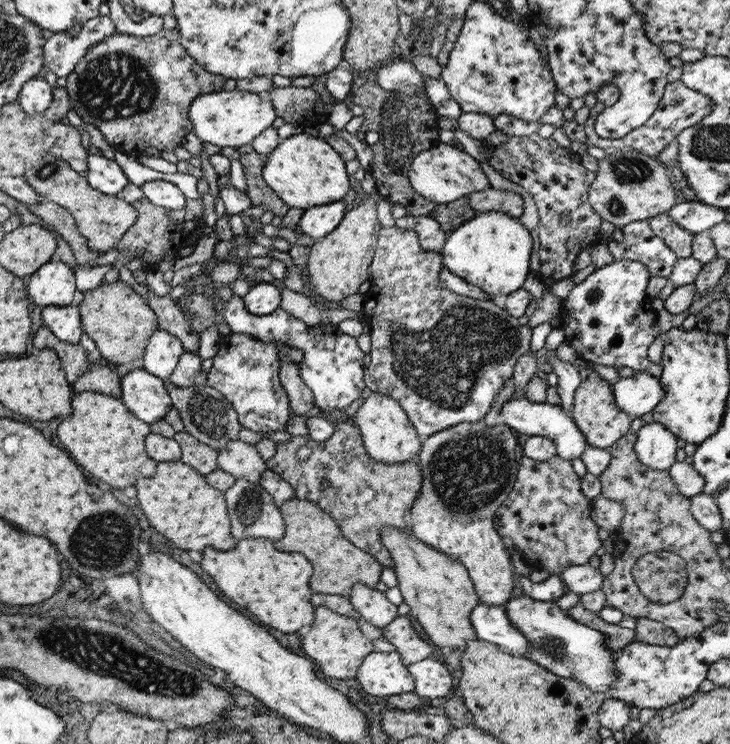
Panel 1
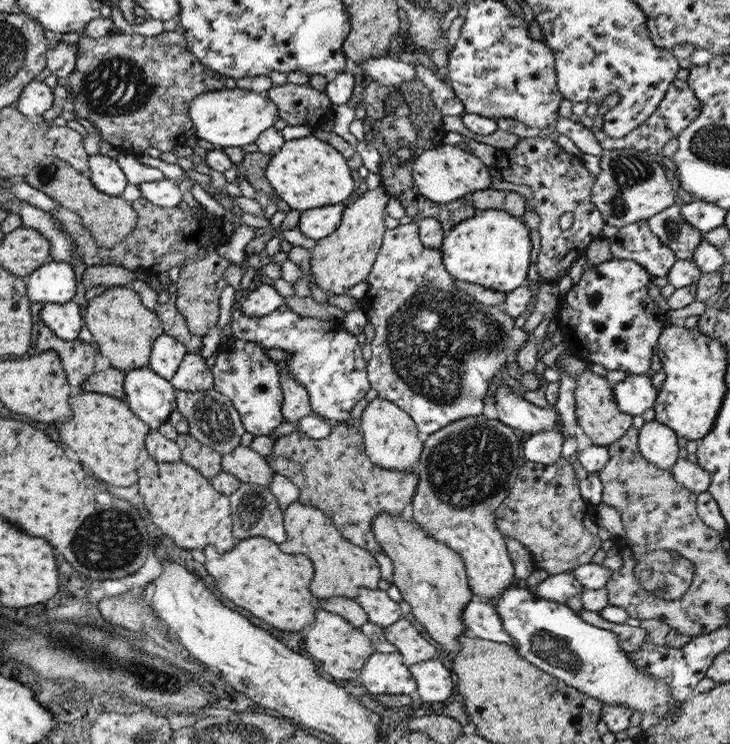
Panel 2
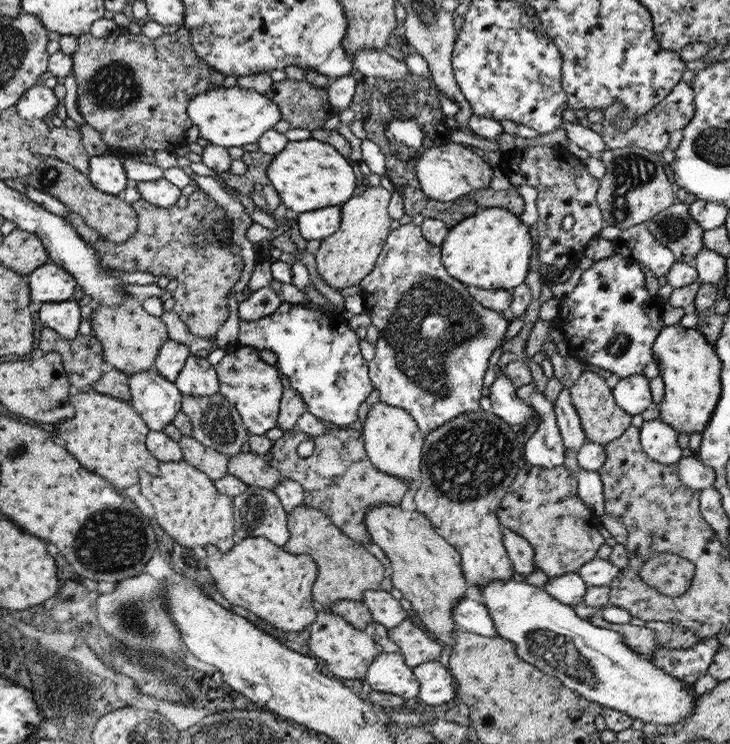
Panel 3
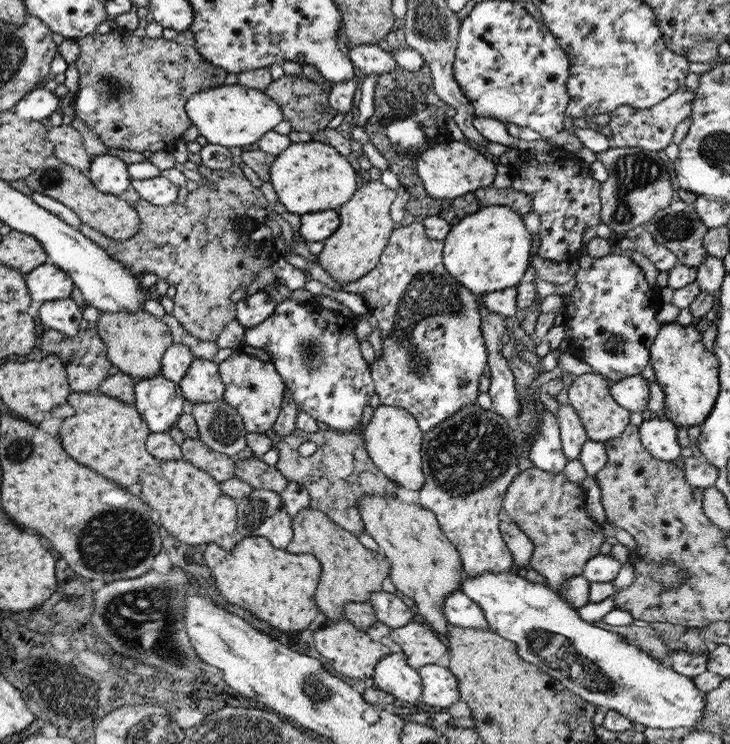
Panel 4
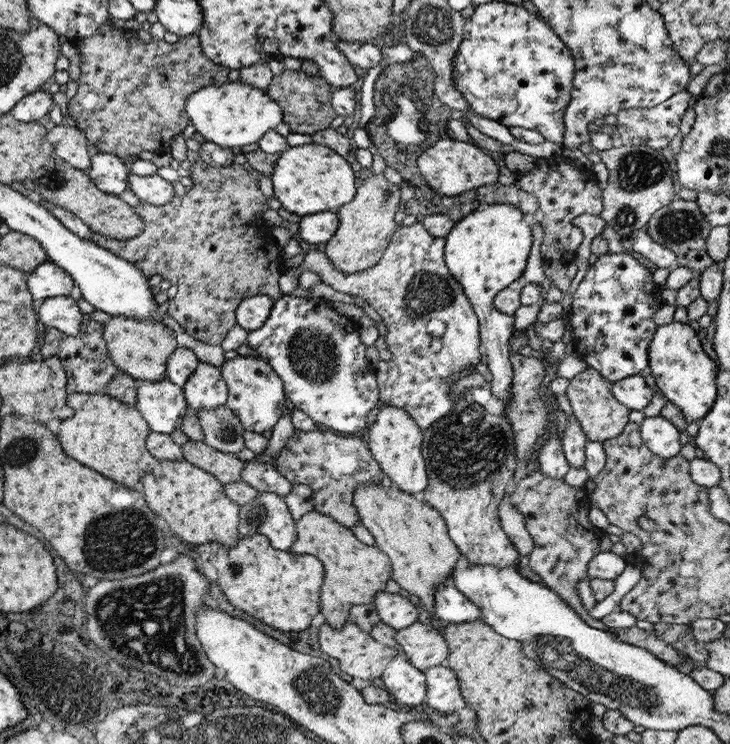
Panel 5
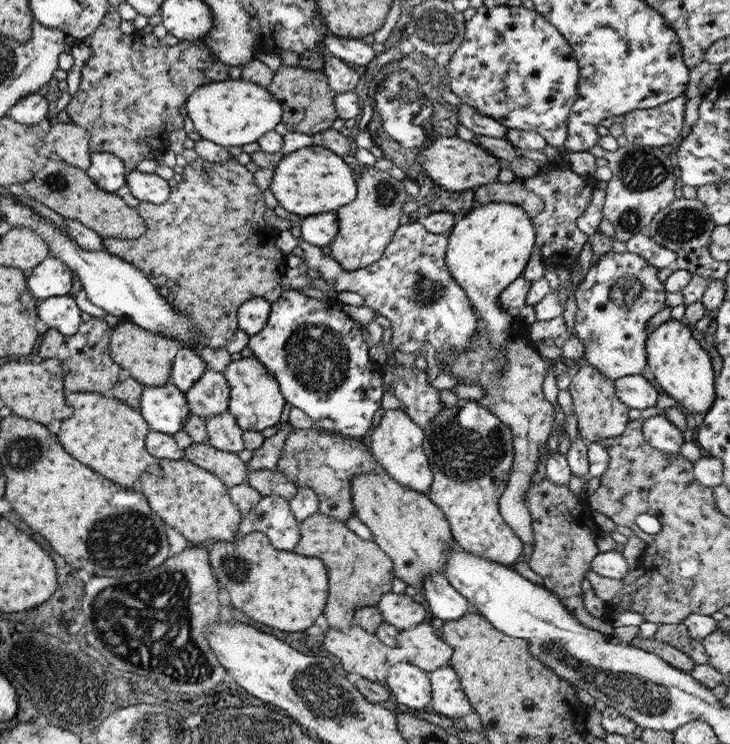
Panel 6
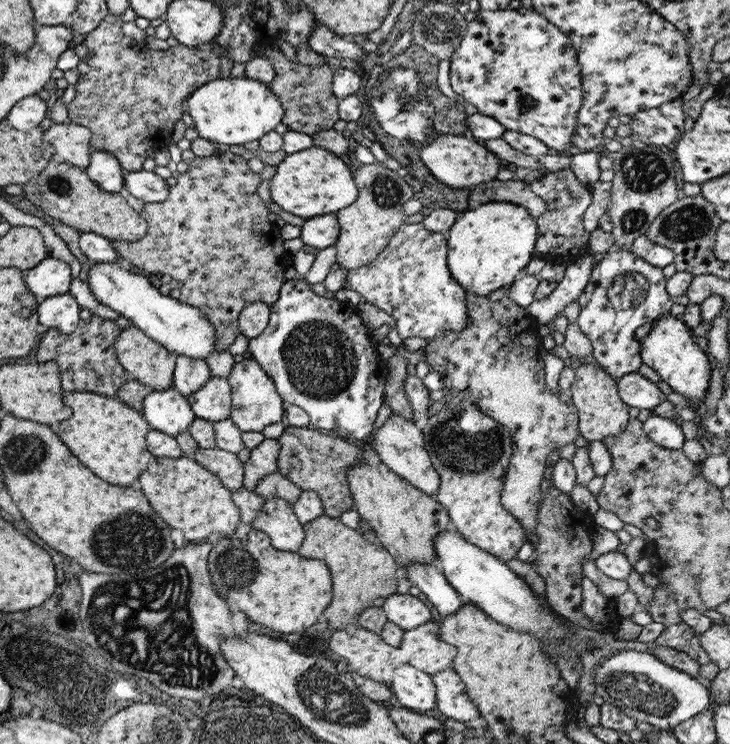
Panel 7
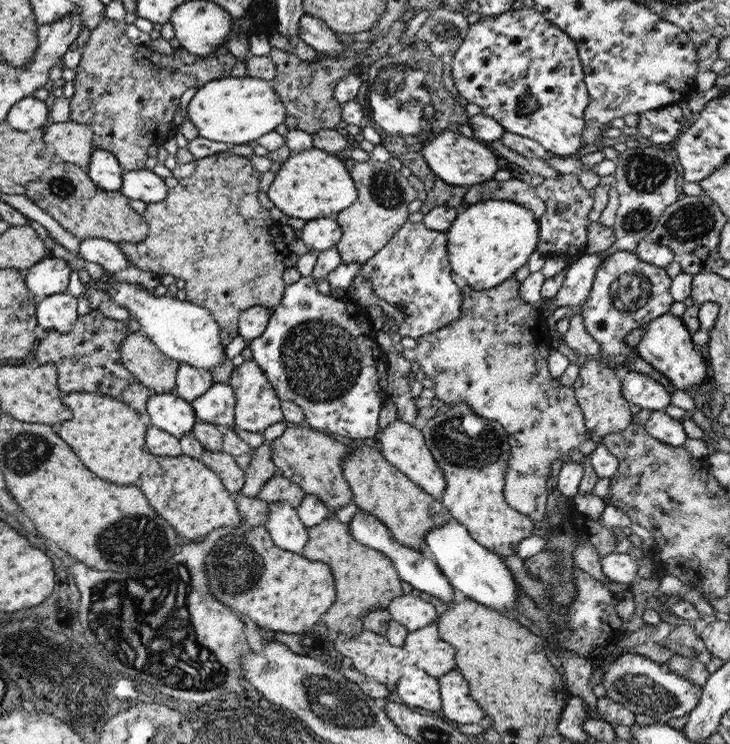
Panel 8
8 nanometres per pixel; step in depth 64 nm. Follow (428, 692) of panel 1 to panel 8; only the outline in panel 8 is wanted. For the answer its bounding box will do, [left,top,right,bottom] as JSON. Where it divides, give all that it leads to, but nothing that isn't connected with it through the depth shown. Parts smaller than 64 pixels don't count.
[437,670,486,724]

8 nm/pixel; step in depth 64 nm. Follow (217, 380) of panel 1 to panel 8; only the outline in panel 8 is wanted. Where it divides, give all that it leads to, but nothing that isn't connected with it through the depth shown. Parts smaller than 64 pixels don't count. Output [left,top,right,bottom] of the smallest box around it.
[228,360,284,433]

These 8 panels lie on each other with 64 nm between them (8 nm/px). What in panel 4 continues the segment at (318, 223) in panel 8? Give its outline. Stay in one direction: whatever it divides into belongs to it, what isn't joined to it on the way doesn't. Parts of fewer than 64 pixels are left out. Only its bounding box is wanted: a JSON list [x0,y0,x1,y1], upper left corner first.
[299,210,338,244]

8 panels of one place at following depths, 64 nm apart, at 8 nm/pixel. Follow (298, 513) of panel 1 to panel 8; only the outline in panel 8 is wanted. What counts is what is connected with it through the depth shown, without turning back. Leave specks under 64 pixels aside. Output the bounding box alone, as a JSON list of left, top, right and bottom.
[299,516,402,636]

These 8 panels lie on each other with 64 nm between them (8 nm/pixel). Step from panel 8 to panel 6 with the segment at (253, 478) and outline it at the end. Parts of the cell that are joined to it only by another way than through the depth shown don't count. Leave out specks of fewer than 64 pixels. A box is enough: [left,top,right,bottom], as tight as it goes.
[244,417,292,474]

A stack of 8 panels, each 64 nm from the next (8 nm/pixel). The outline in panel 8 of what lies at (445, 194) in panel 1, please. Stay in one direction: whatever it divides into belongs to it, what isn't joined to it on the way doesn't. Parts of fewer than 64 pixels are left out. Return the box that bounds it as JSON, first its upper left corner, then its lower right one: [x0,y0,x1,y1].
[421,131,498,186]

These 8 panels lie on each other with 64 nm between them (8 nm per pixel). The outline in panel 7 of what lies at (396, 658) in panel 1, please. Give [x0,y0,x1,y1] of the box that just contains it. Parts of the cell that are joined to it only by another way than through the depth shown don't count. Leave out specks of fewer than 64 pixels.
[389,664,436,712]

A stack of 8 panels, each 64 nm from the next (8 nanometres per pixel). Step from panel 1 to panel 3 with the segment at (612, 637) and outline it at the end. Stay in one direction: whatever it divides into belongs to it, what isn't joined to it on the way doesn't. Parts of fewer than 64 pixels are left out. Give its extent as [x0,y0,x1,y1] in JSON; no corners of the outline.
[588,614,657,655]

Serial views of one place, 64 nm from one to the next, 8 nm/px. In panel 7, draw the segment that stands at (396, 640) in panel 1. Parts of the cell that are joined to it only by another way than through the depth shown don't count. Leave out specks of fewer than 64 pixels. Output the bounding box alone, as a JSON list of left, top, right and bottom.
[401,619,456,675]

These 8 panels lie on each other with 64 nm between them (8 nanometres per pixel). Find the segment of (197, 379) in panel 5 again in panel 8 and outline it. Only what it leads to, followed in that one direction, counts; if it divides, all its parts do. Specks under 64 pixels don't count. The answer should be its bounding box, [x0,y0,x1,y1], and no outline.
[190,383,234,426]

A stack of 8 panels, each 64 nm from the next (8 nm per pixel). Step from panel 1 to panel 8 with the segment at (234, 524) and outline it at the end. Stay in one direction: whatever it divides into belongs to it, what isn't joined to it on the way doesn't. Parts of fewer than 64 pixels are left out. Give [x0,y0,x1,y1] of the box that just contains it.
[262,502,308,554]

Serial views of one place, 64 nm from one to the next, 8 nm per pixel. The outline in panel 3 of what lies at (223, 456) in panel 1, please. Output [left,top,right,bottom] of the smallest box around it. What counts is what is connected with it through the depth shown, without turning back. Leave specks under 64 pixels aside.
[227,452,282,491]

